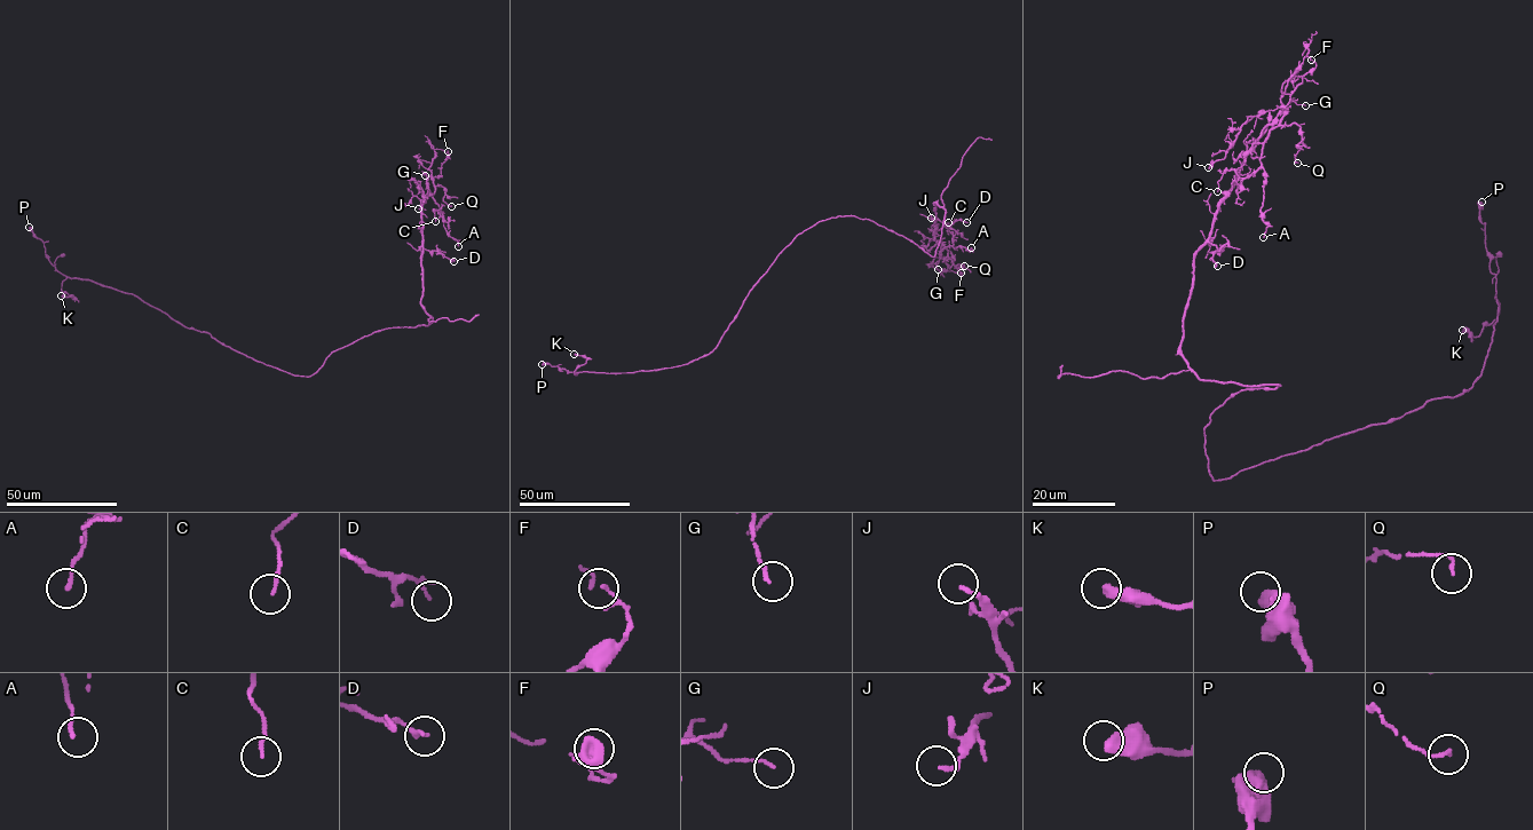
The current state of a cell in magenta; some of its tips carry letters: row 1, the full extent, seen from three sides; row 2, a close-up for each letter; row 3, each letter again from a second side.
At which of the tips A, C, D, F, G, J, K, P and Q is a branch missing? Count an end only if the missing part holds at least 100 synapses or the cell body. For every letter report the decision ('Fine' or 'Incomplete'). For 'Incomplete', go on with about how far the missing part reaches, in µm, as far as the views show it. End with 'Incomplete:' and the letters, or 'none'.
A: Fine
C: Fine
D: Fine
F: Fine
G: Fine
J: Fine
K: Fine
P: Fine
Q: Fine
Incomplete: none

